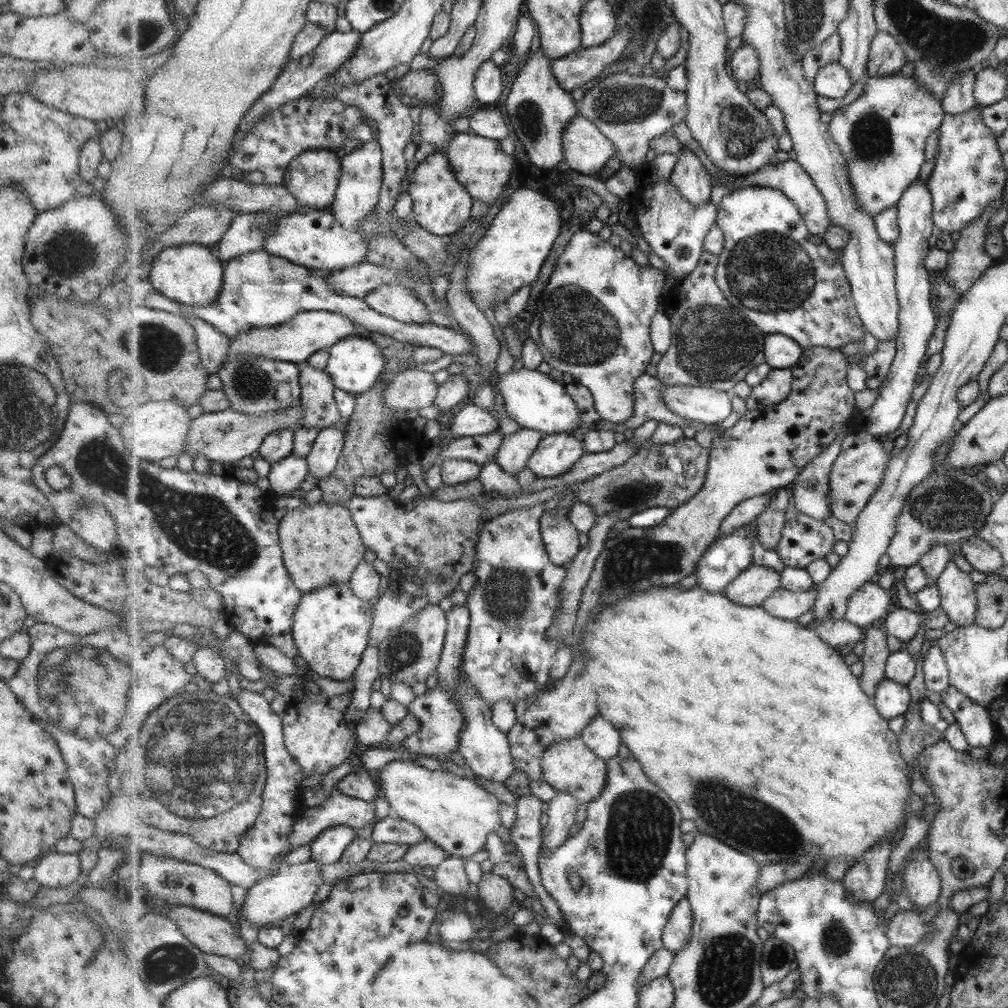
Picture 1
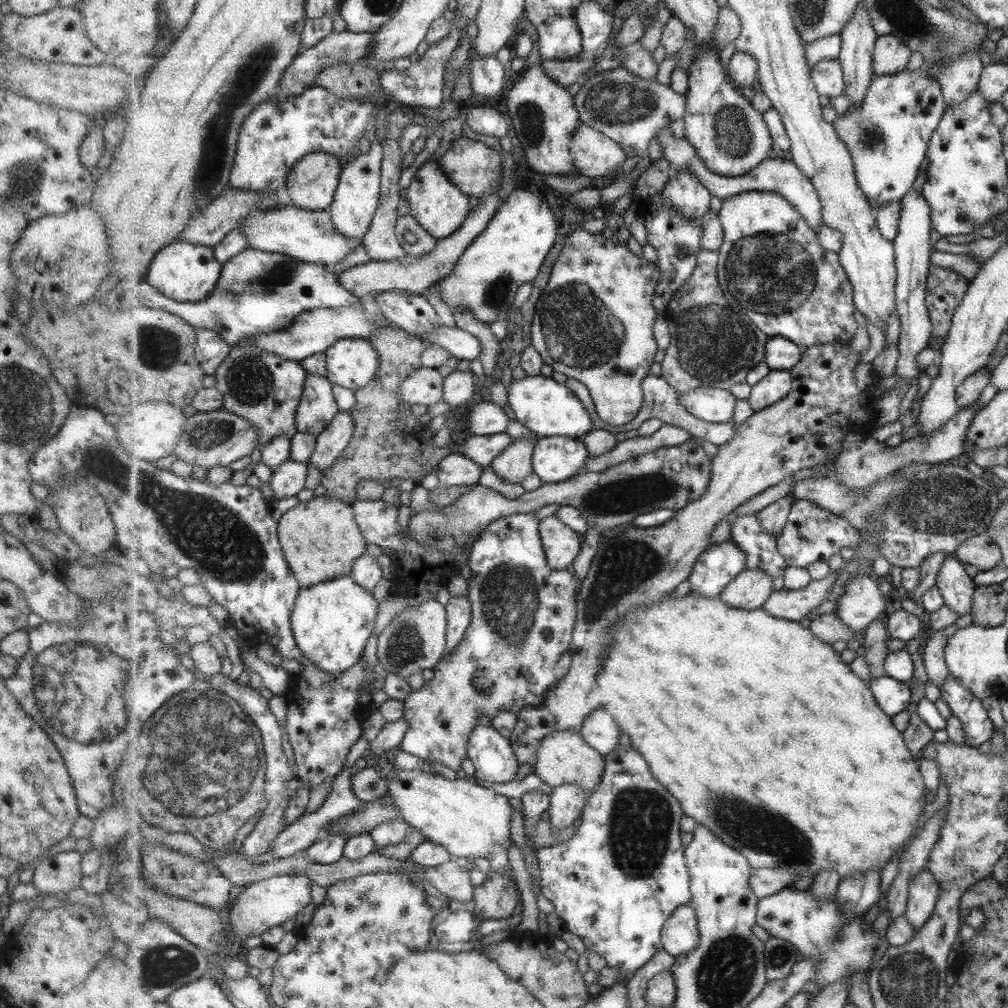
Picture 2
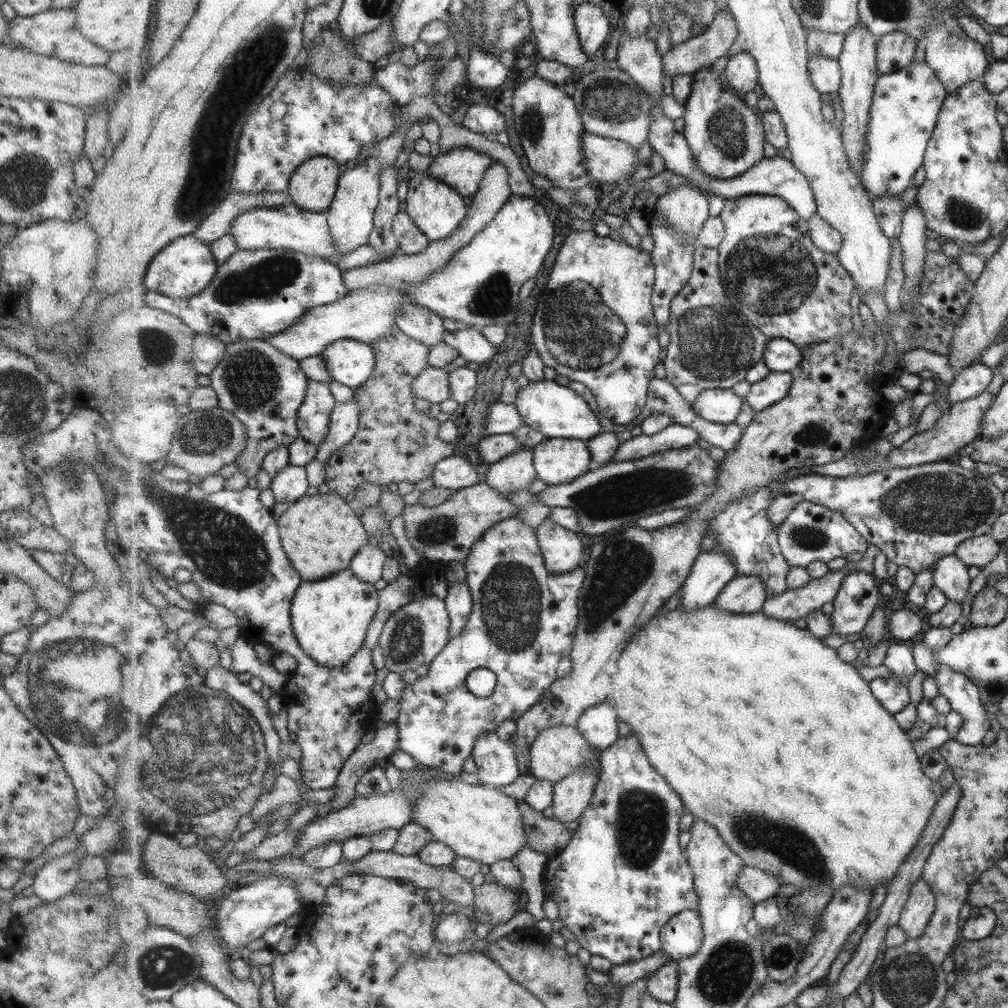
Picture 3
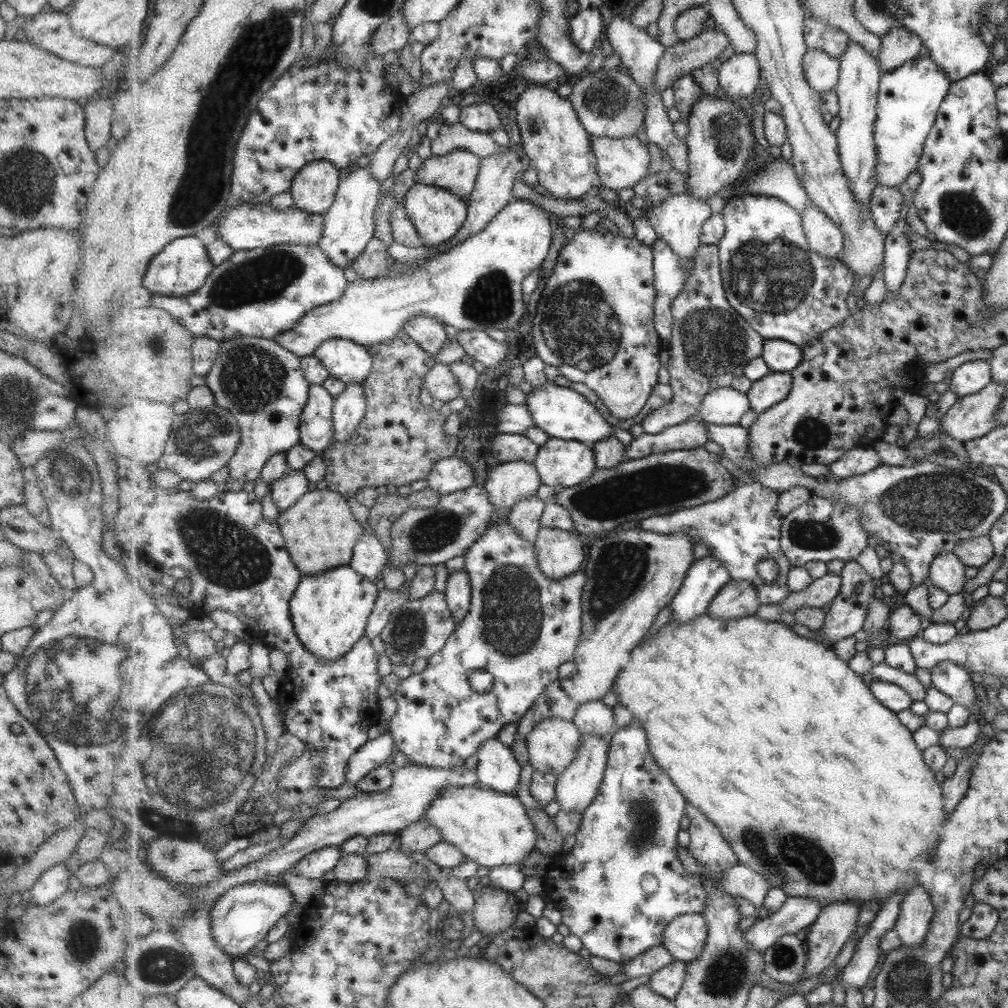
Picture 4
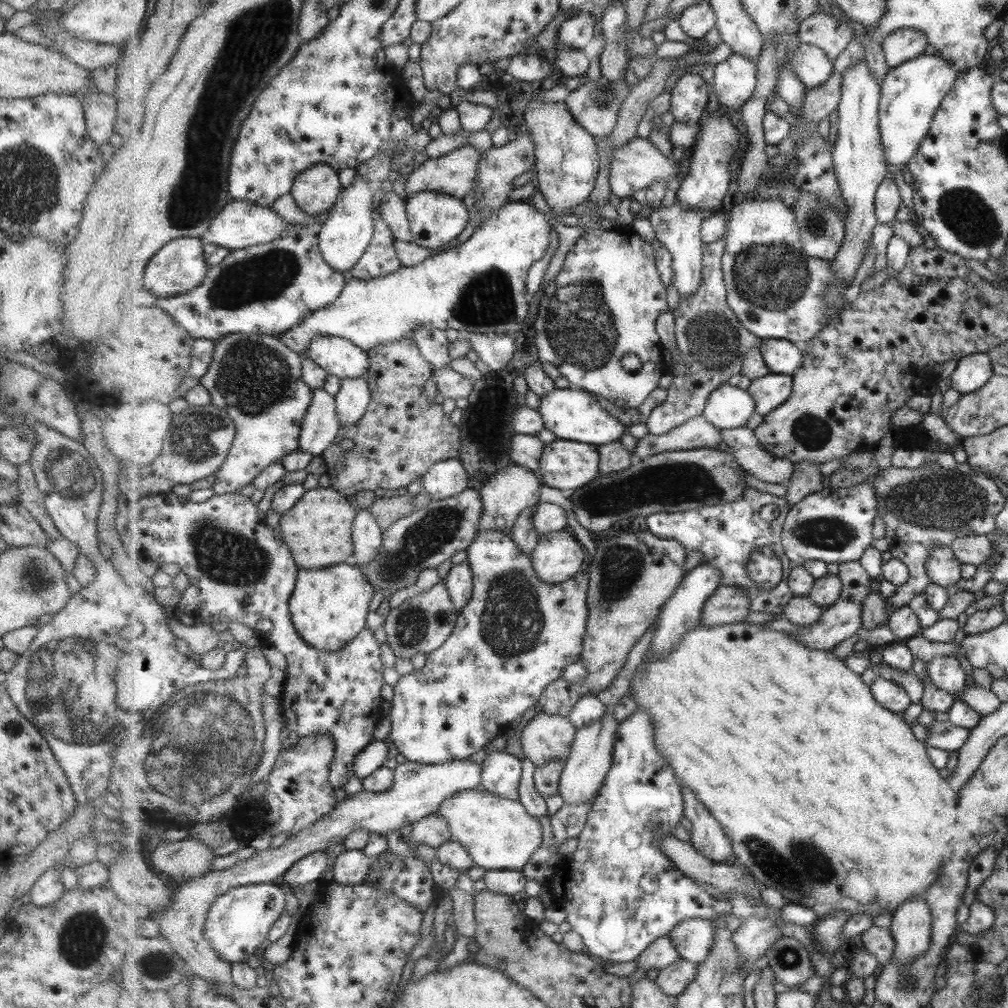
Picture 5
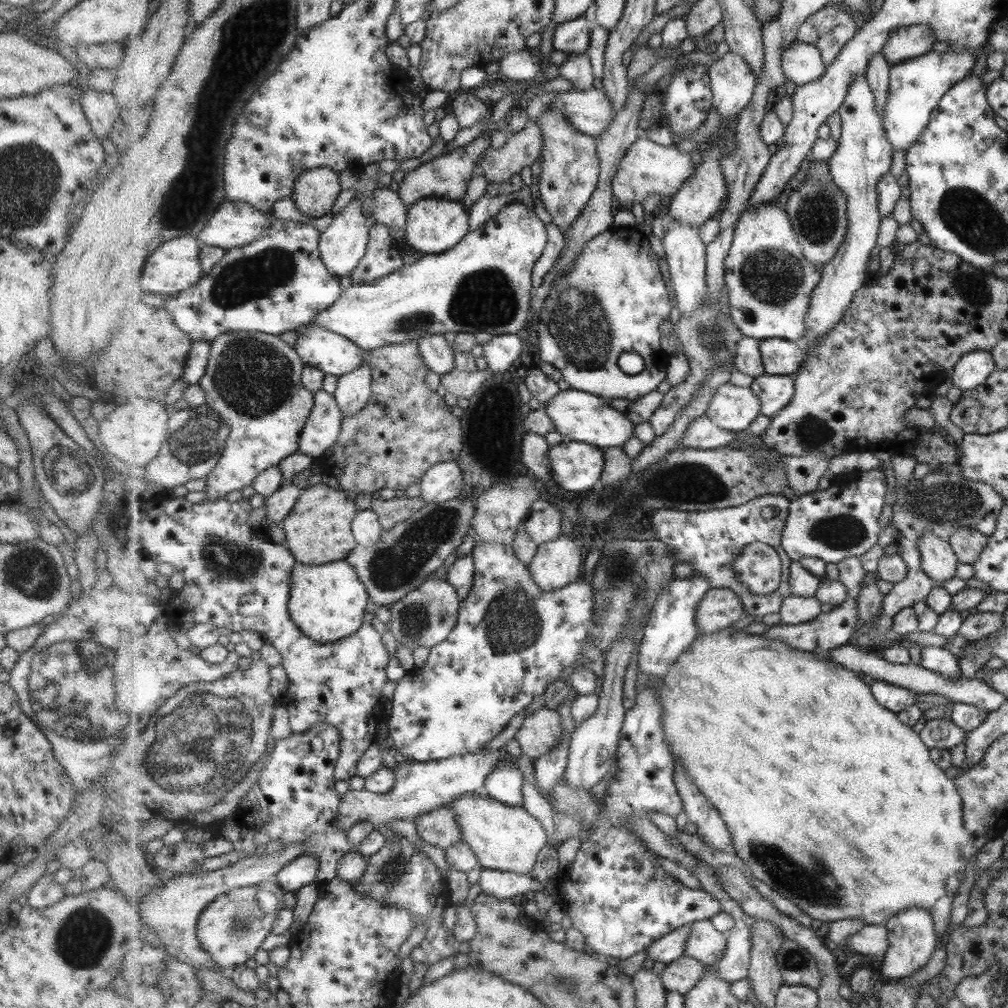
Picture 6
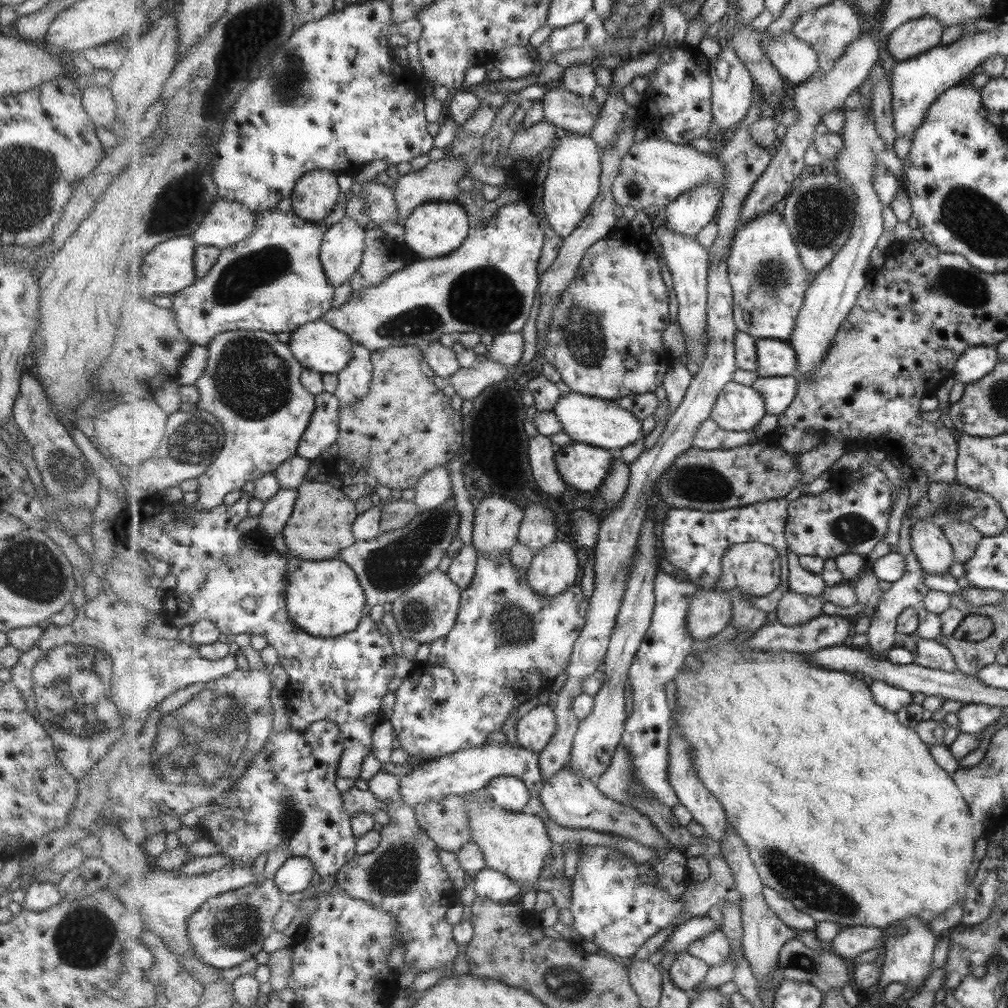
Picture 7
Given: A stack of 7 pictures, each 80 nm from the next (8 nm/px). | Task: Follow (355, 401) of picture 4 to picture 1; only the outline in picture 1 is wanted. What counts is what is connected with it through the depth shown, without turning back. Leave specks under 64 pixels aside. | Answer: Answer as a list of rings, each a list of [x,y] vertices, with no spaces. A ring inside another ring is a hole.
[[[336,426],[320,431],[312,451],[306,456],[311,476],[321,480],[329,478],[336,471],[346,443],[346,434],[347,430]]]

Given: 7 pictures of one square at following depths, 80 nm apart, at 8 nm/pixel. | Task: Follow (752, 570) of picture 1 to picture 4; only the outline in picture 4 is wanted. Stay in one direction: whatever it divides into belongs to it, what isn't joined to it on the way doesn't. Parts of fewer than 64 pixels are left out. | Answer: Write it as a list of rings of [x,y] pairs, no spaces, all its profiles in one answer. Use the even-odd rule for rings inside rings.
[[[732,581],[713,600],[708,613],[722,619],[740,619],[757,614],[760,605],[760,594],[751,582]]]

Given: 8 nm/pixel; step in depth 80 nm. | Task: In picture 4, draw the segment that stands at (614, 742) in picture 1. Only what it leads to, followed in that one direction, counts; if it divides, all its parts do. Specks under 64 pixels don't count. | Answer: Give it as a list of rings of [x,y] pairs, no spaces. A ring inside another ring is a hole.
[[[592,700],[580,706],[573,721],[583,734],[600,736],[609,742],[615,738],[615,712],[613,707],[607,706],[601,700]]]

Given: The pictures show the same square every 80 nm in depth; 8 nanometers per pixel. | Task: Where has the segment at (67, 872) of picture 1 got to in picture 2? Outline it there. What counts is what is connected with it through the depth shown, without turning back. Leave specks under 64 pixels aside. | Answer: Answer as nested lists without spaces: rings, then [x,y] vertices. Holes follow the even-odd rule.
[[[71,849],[41,859],[33,867],[32,883],[37,894],[68,892],[80,883],[80,853]]]

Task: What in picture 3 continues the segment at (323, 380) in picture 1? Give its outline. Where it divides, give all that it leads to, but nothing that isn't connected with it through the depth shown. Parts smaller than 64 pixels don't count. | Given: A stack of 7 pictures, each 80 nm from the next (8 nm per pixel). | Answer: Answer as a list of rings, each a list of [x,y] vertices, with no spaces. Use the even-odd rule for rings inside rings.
[[[310,380],[308,393],[298,412],[301,436],[317,446],[323,444],[329,434],[331,418],[338,400],[325,381]]]

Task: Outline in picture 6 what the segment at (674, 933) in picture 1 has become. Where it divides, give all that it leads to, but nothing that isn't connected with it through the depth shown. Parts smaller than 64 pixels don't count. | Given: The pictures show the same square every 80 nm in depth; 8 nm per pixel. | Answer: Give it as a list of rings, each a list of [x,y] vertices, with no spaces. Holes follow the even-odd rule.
[[[698,920],[692,923],[685,954],[705,965],[712,965],[725,956],[727,947],[727,933],[719,932],[711,920]]]

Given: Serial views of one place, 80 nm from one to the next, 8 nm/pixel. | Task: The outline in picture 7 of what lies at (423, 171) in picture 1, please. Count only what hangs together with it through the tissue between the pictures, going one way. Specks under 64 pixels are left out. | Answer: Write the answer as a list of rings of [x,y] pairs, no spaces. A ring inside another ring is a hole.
[[[428,202],[413,210],[405,220],[404,244],[414,258],[441,258],[455,252],[473,227],[469,213],[457,202]]]

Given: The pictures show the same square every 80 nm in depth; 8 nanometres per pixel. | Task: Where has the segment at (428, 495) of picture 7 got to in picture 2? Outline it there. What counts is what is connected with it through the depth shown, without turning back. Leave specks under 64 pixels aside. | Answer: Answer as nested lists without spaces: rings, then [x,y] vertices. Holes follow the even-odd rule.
[[[452,452],[437,466],[437,474],[440,484],[446,487],[464,487],[478,485],[484,469],[469,457]]]

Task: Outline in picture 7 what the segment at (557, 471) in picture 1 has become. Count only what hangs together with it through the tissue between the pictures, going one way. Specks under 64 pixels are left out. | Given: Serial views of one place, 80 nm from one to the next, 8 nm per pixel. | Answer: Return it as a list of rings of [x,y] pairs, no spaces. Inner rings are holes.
[[[577,441],[557,449],[555,460],[561,478],[576,491],[588,493],[599,490],[616,454],[609,449]]]

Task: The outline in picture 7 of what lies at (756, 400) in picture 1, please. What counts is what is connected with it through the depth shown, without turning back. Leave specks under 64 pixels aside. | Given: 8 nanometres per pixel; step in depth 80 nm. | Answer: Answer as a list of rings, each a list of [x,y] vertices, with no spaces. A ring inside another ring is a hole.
[[[794,375],[770,376],[759,377],[752,387],[764,396],[767,414],[779,416],[791,406],[799,383]]]

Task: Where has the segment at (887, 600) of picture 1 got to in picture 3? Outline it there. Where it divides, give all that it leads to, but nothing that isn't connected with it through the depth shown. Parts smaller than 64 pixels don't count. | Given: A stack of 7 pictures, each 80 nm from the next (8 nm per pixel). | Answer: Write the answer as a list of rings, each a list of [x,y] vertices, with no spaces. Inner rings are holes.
[[[859,569],[847,574],[830,614],[834,634],[857,634],[865,630],[880,606],[881,596],[875,580],[872,573]]]

